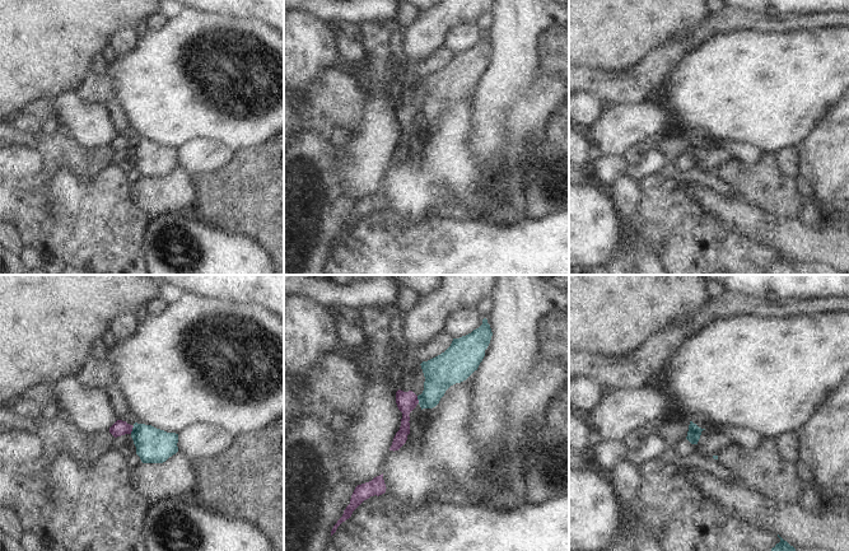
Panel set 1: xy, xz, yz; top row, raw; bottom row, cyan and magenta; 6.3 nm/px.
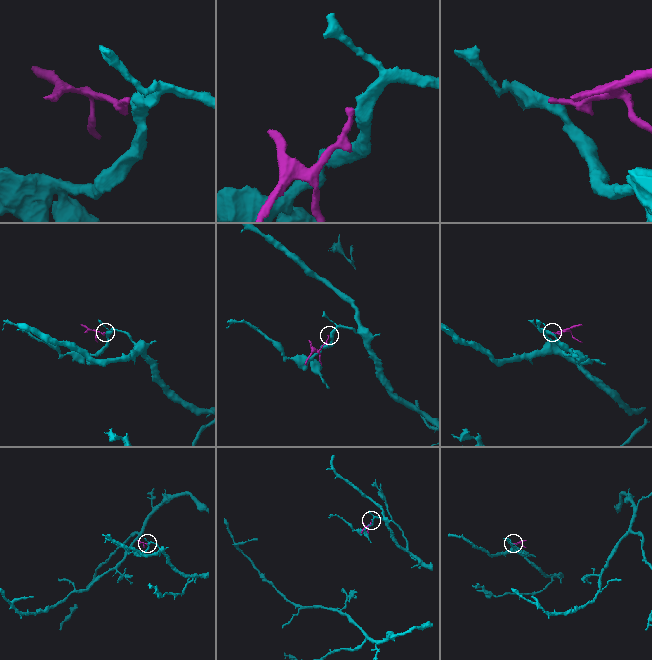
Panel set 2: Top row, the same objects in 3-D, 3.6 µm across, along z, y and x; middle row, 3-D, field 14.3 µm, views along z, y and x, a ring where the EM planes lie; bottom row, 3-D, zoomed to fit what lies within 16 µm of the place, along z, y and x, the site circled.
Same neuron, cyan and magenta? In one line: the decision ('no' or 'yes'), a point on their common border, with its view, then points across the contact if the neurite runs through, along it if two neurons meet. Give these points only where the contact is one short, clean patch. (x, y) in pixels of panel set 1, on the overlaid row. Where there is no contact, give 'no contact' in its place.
no; contact xy (133, 430); border xy (134, 426), (130, 433)

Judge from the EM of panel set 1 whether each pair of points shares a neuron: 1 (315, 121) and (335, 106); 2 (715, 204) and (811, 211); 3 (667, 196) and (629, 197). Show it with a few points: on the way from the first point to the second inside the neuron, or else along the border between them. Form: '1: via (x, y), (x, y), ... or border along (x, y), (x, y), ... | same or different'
1: via (320, 116), (330, 106) | same
2: border along (736, 196), (769, 214), (788, 218) | different
3: border along (639, 181), (640, 202), (637, 216) | different

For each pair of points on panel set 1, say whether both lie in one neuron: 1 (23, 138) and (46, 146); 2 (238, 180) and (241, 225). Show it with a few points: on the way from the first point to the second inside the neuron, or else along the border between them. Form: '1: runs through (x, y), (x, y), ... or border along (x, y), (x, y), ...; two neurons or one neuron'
1: runs through (28, 140), (41, 143); one neuron
2: runs through (232, 191), (232, 214); one neuron

